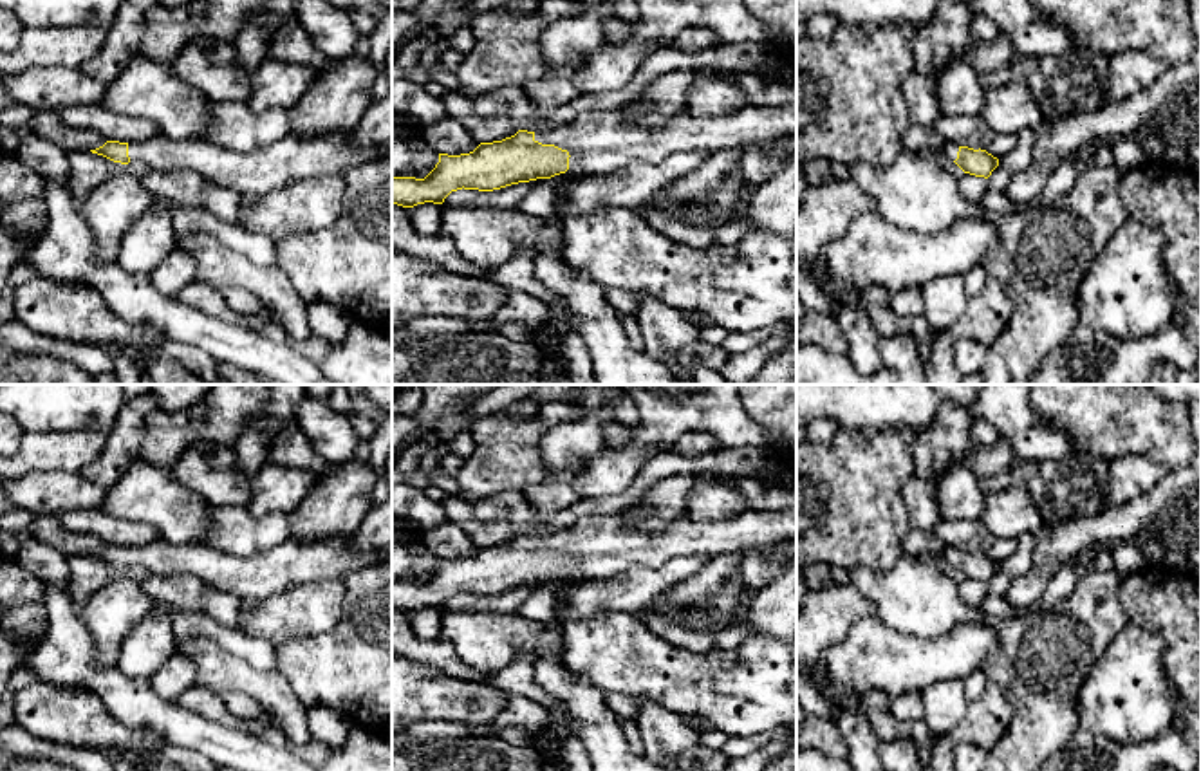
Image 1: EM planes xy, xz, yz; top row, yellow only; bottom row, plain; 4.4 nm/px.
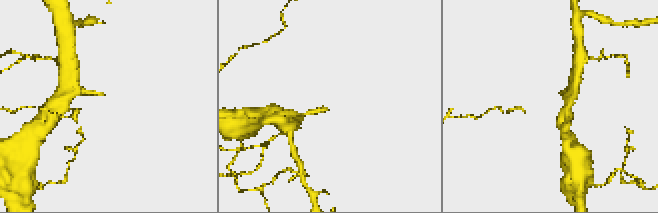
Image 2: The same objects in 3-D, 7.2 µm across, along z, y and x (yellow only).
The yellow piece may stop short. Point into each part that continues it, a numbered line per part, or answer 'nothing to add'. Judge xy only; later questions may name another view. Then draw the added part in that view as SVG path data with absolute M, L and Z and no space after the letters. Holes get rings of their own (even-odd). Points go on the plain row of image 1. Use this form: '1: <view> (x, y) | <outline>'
1: xy (289, 564) | M349 533L311 542L287 540L251 558L211 545L179 545L166 540L128 547L130 567L146 574L191 574L204 587L255 601L300 583L343 580L349 572L386 560L392 560L392 545L363 551Z

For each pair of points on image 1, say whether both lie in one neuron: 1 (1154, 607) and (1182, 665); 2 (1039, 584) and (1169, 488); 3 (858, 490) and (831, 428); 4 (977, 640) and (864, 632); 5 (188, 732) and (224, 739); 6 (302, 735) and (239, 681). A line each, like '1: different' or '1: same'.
1: same
2: same
3: different
4: same
5: same
6: same

